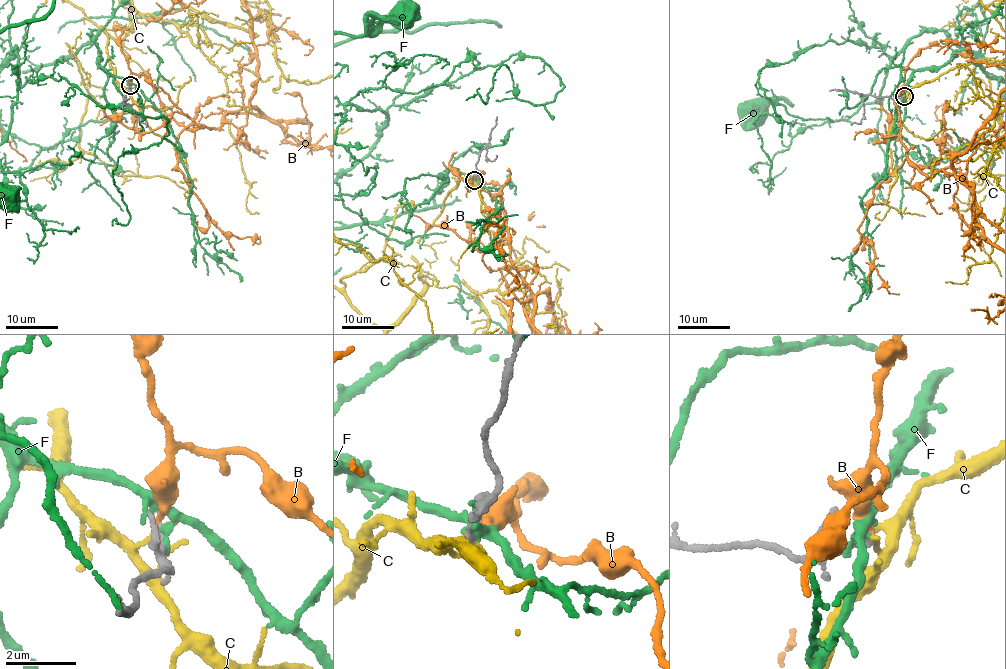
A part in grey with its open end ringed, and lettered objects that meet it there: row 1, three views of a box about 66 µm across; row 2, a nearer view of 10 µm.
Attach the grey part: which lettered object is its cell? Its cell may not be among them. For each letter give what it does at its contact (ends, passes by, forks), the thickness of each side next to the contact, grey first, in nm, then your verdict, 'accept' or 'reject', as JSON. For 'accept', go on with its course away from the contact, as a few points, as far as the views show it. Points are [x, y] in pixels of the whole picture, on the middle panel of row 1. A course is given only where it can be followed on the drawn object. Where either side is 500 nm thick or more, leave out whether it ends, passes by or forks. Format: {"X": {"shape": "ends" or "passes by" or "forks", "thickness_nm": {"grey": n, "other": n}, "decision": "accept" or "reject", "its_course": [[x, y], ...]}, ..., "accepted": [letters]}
{"B": {"shape": "ends", "thickness_nm": {"grey": 170, "other": 200}, "decision": "reject"}, "C": {"shape": "ends", "thickness_nm": {"grey": 170, "other": 150}, "decision": "reject"}, "F": {"shape": "passes by", "thickness_nm": {"grey": 140, "other": 170}, "decision": "reject"}, "accepted": []}

